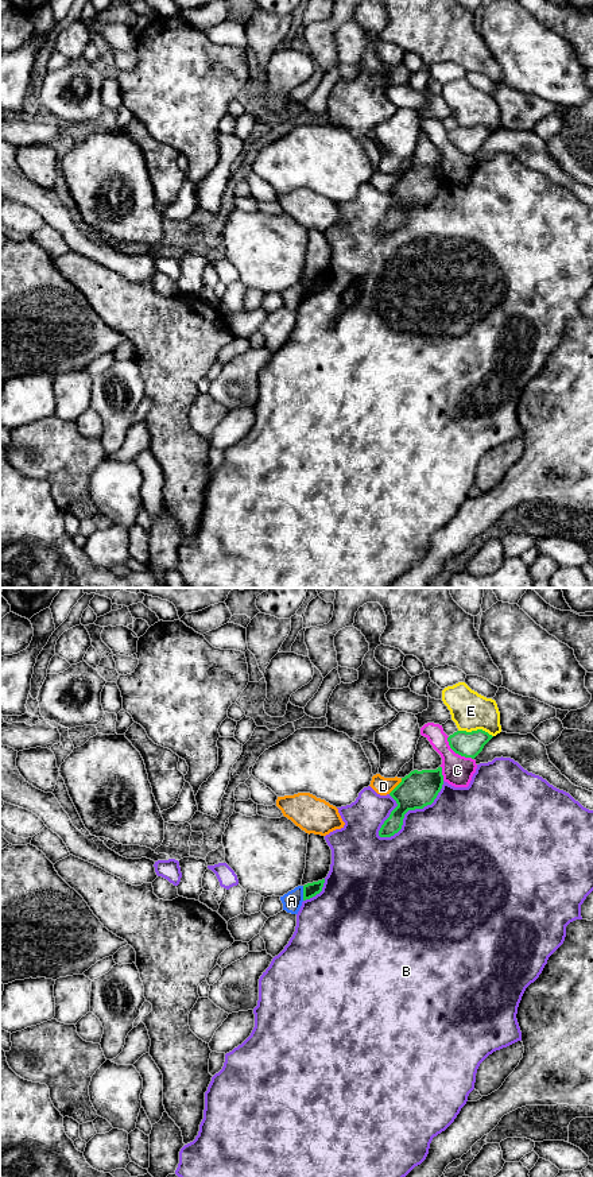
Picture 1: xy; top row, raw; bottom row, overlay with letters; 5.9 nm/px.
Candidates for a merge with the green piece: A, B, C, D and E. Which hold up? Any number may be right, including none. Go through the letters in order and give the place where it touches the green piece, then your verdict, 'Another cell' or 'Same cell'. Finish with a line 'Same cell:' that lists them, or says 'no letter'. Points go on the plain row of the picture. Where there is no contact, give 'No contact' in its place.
A: Touches green at xy (303, 289). Another cell
B: Touches green at xy (410, 205). Another cell
C: Touches green at xy (457, 148). Another cell
D: Touches green at xy (396, 182). Another cell
E: Touches green at xy (476, 127). Another cell
Same cell: no letter

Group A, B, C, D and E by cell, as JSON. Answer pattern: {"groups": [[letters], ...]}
{"groups": [["A"], ["B"], ["C"], ["D"], ["E"]]}

